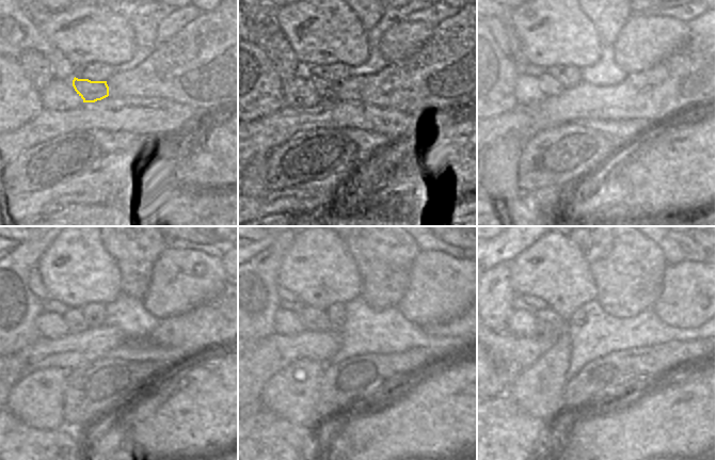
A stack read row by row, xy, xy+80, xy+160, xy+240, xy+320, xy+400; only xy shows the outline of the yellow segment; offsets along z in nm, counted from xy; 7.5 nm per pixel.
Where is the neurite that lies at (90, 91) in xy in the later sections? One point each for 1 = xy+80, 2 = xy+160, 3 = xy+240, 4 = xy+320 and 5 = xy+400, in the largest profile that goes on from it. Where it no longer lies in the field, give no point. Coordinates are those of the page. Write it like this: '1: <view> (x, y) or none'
1: xy+80 (325, 89)
2: xy+160 (552, 86)
3: xy+240 (74, 318)
4: xy+320 (314, 319)
5: xy+400 (550, 323)

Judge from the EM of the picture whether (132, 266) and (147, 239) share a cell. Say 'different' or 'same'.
same

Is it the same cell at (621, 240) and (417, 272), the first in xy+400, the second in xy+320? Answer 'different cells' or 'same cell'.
different cells

